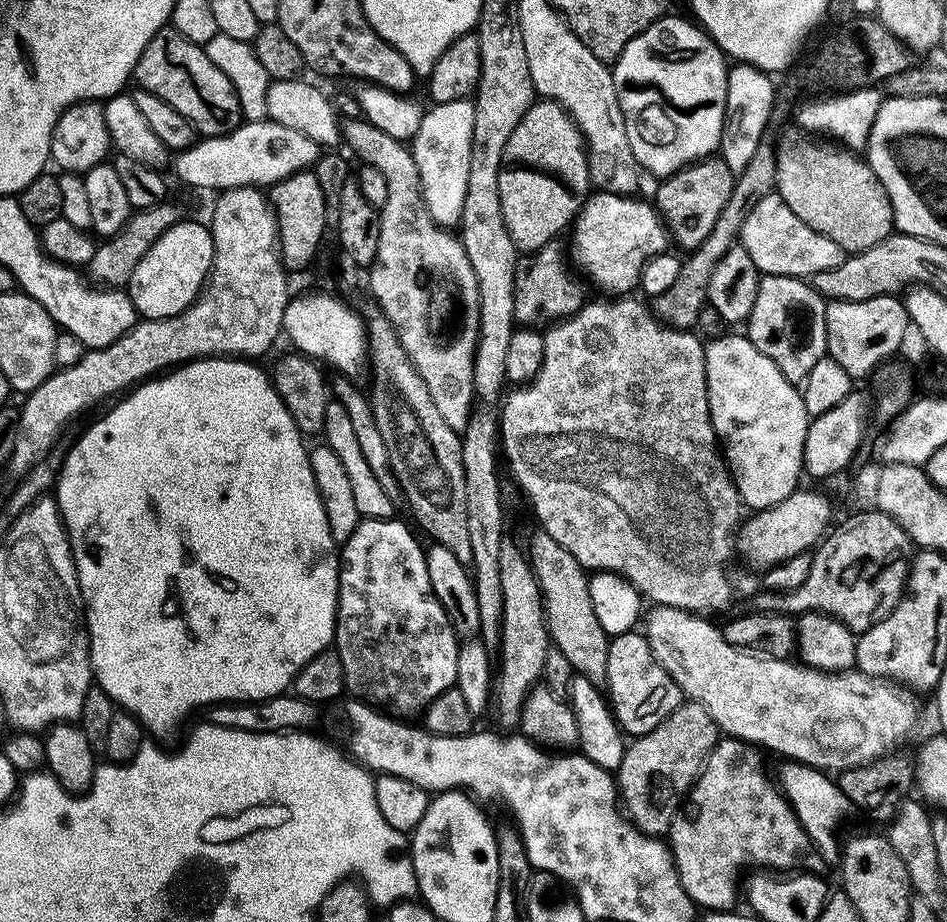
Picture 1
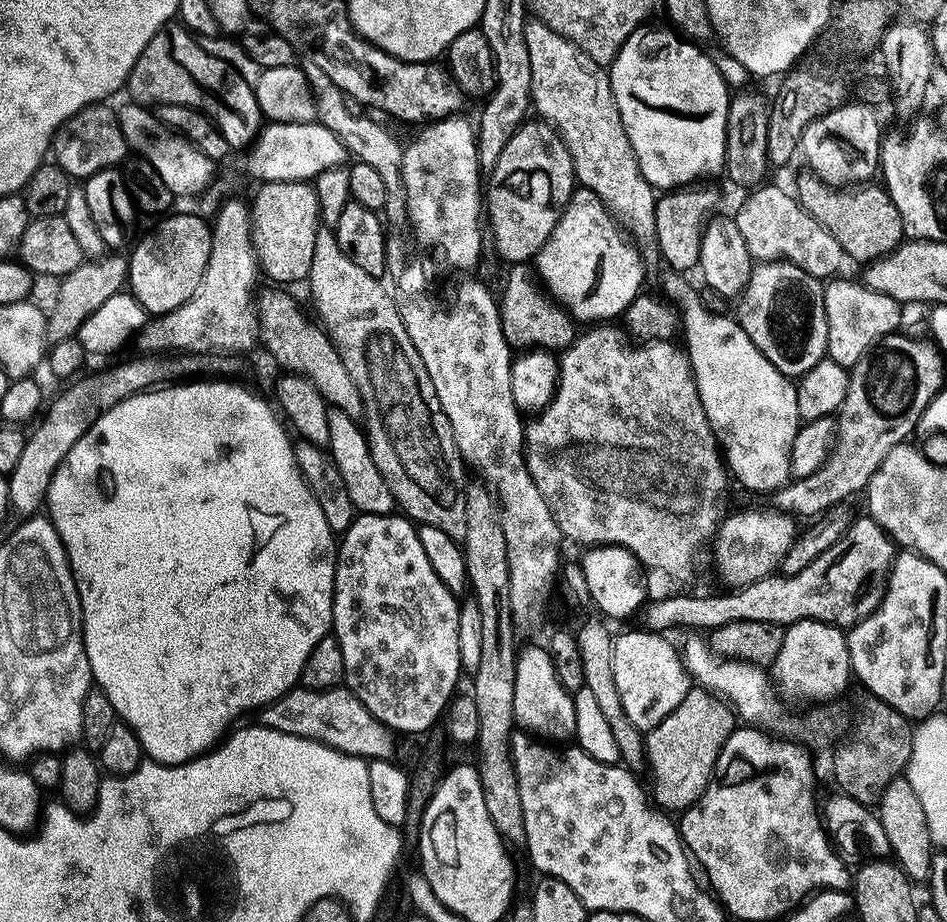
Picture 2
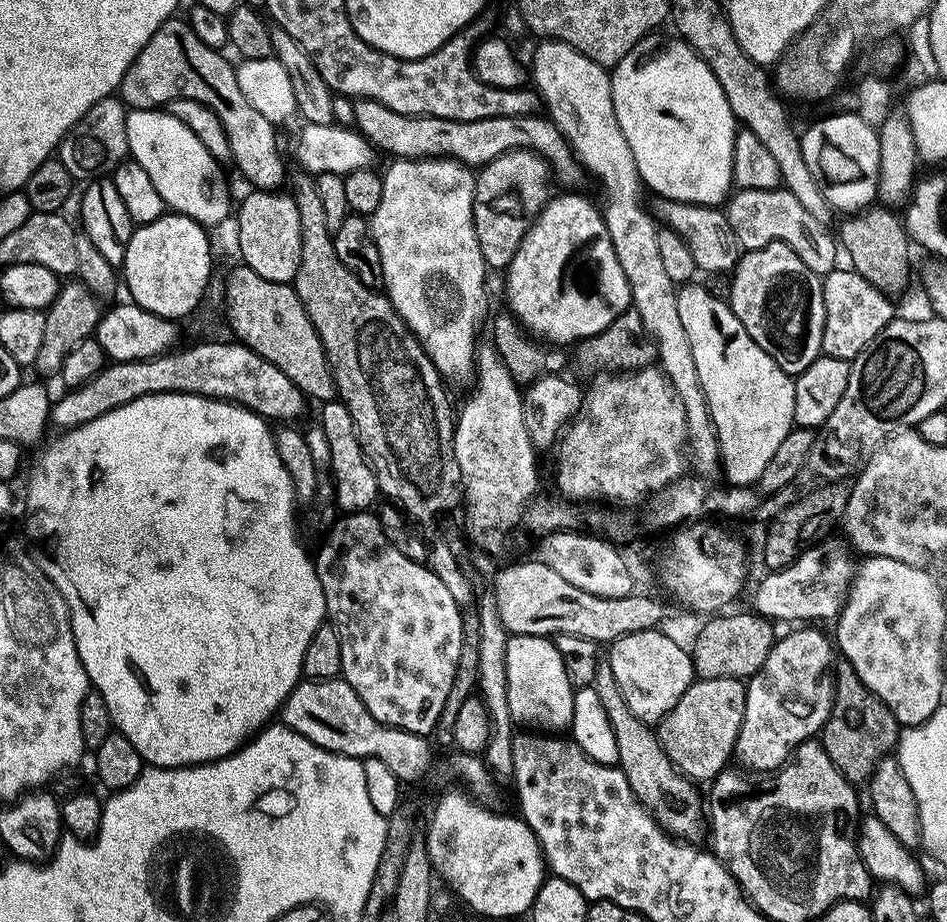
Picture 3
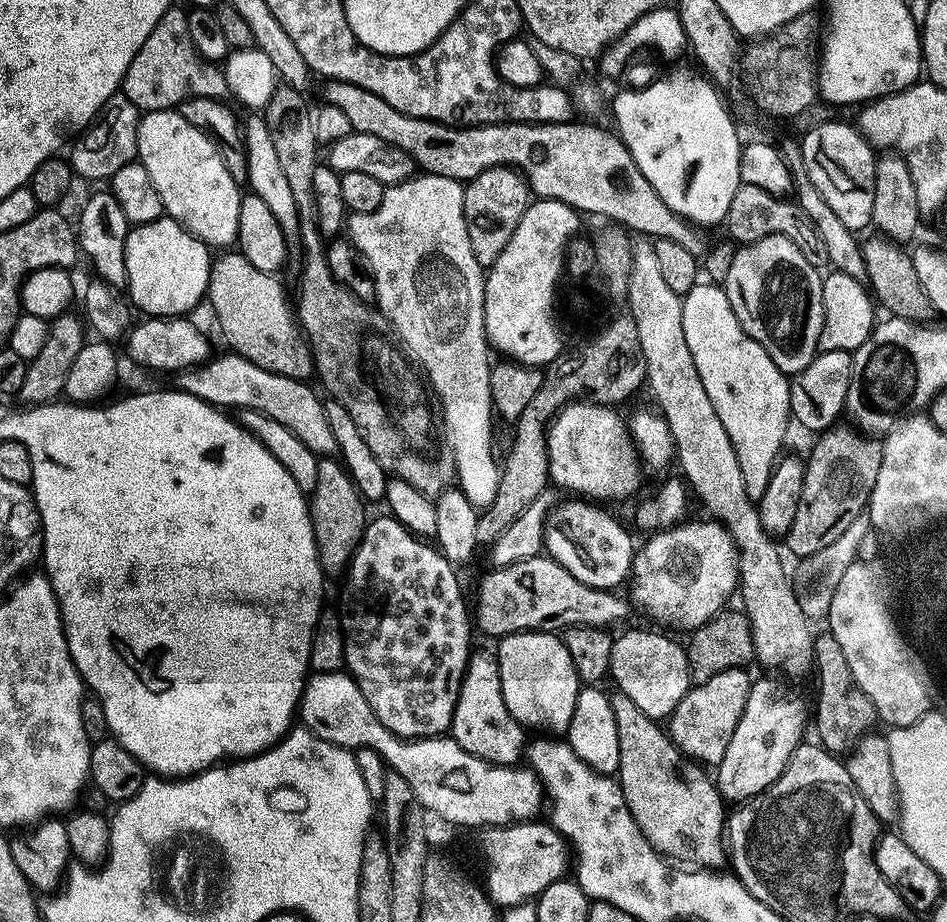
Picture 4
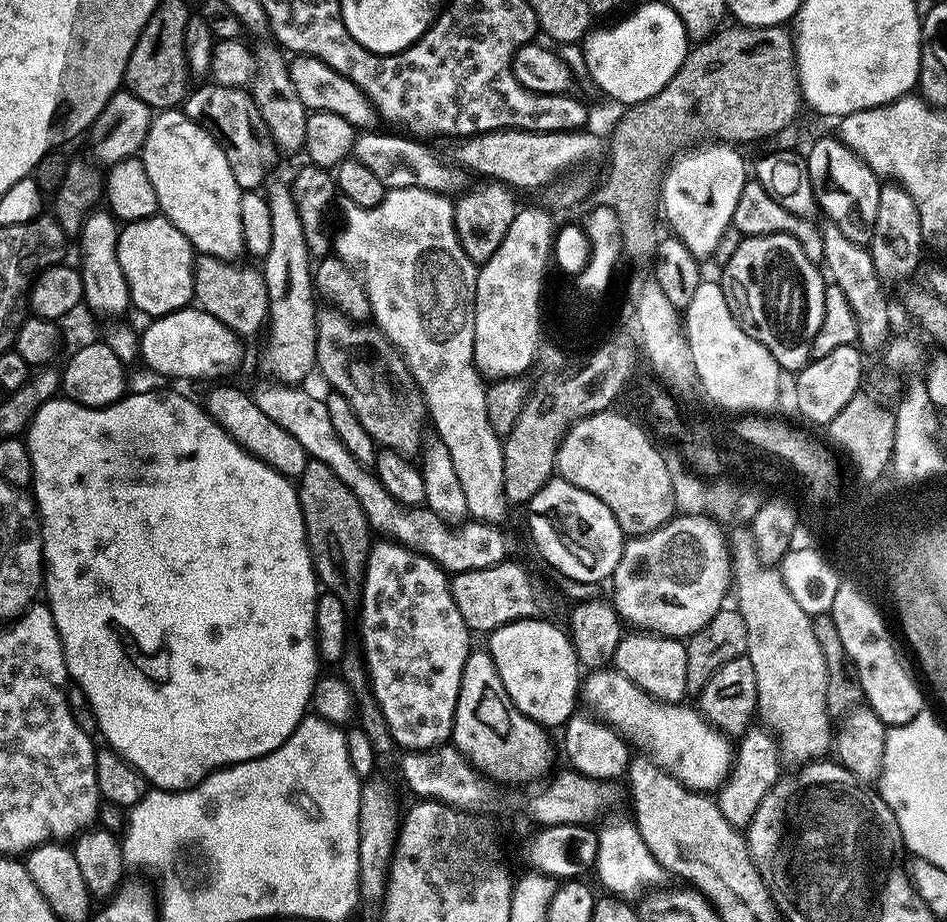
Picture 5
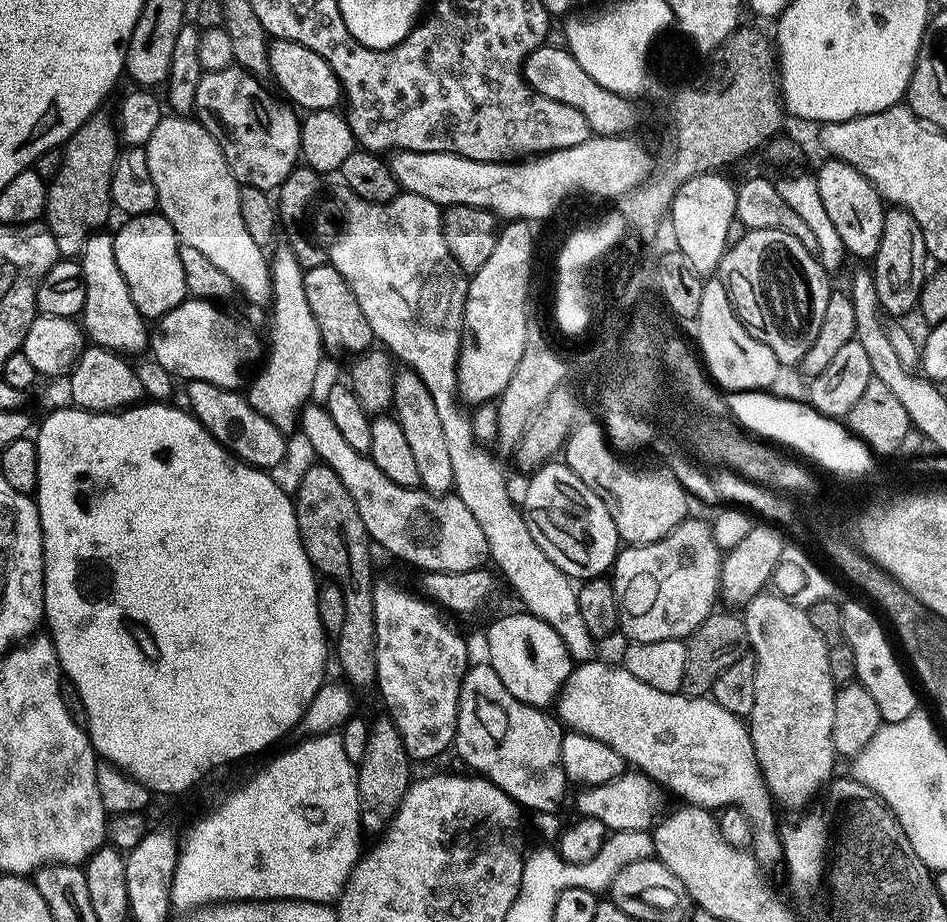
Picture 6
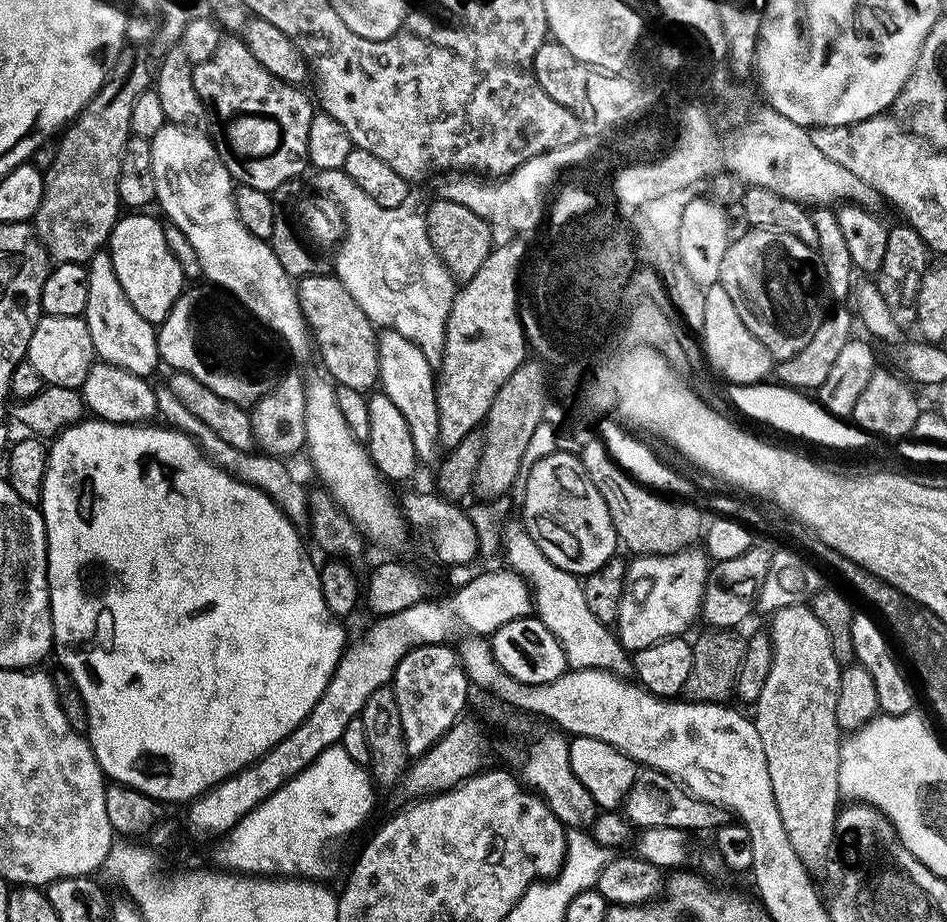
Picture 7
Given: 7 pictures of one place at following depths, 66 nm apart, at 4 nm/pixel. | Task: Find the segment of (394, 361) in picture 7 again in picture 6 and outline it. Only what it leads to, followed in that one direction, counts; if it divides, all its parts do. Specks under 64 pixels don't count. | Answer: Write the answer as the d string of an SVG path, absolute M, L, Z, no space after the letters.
M404 370L397 375L393 407L417 461L421 487L433 494L449 495L455 487L455 476L443 423L430 392L413 371Z

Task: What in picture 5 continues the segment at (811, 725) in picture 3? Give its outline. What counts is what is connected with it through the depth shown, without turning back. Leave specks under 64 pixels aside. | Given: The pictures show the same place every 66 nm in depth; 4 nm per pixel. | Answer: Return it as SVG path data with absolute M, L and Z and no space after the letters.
M763 727L749 729L739 741L729 780L716 798L722 816L737 828L737 831L745 831L752 824L758 806L765 800L766 794L780 783L780 768L782 769L782 761L777 739Z

